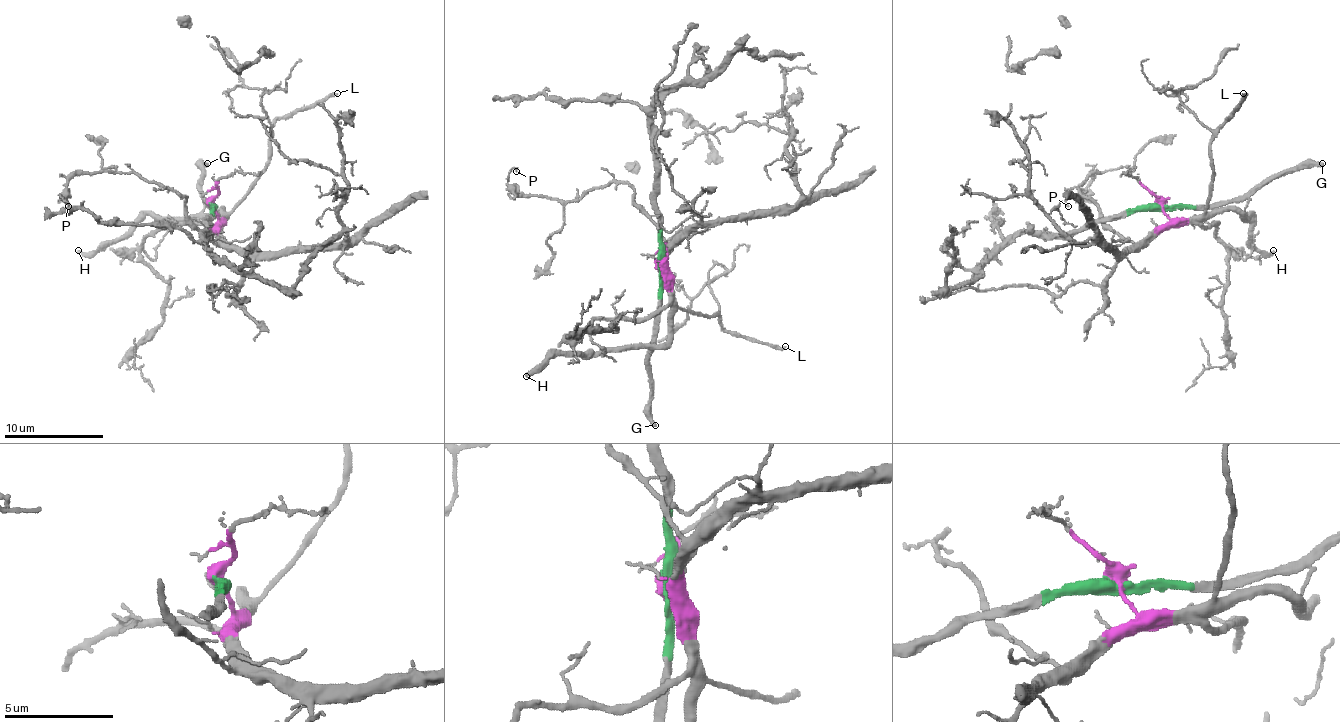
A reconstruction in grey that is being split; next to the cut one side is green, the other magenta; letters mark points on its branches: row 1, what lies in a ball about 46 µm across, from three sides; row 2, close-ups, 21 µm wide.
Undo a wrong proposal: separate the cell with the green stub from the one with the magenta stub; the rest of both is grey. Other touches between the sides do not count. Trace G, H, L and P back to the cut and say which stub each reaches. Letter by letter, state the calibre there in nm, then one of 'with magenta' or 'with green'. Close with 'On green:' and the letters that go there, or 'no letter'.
G: 320 nm | with green
H: 360 nm | with magenta
L: 240 nm | with magenta
P: 130 nm | with magenta
On green: G

